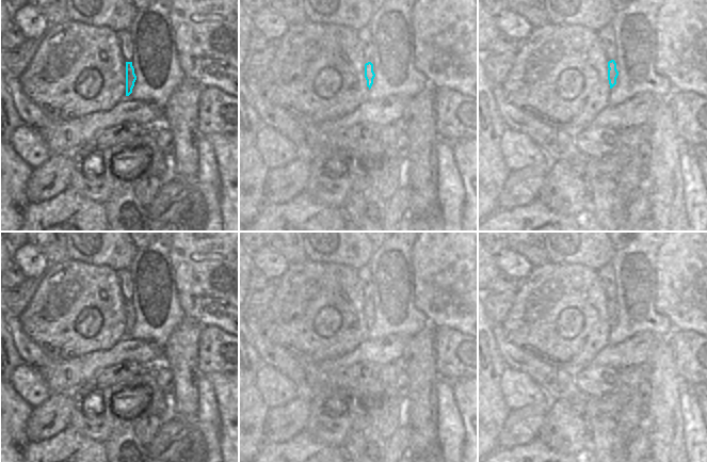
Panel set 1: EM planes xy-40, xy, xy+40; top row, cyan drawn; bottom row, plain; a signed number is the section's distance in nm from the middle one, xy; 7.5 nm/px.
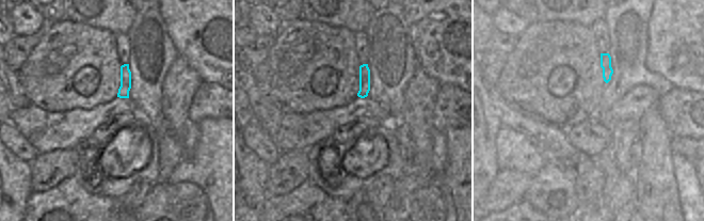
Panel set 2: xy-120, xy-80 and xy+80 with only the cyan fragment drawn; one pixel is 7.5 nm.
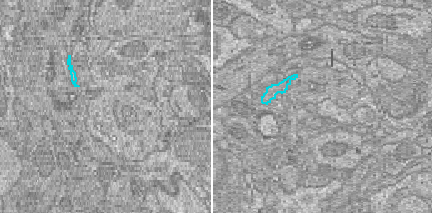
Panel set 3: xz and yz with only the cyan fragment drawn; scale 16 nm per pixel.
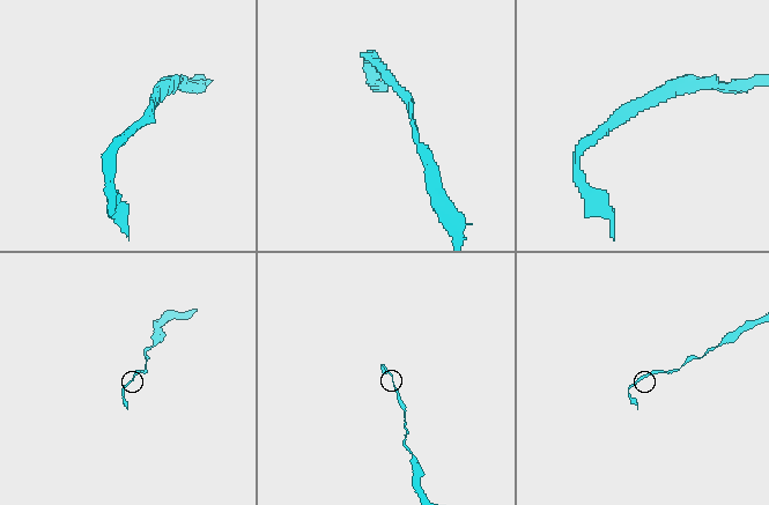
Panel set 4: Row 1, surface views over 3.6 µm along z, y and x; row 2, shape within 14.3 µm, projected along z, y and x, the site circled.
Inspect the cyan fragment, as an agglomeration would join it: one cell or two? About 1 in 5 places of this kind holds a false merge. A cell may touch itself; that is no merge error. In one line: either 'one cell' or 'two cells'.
one cell

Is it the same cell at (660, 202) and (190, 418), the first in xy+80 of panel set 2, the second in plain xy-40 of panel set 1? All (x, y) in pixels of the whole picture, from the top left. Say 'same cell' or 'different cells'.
same cell

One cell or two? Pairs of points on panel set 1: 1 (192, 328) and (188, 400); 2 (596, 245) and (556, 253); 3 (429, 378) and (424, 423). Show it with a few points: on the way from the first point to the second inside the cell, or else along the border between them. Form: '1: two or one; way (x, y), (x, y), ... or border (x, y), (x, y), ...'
1: one; way (187, 346), (187, 382)
2: one; way (587, 245), (565, 245)
3: one; way (424, 388), (424, 412)

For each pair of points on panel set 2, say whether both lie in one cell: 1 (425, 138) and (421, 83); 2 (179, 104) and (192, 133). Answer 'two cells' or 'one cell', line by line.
1: one cell
2: two cells

